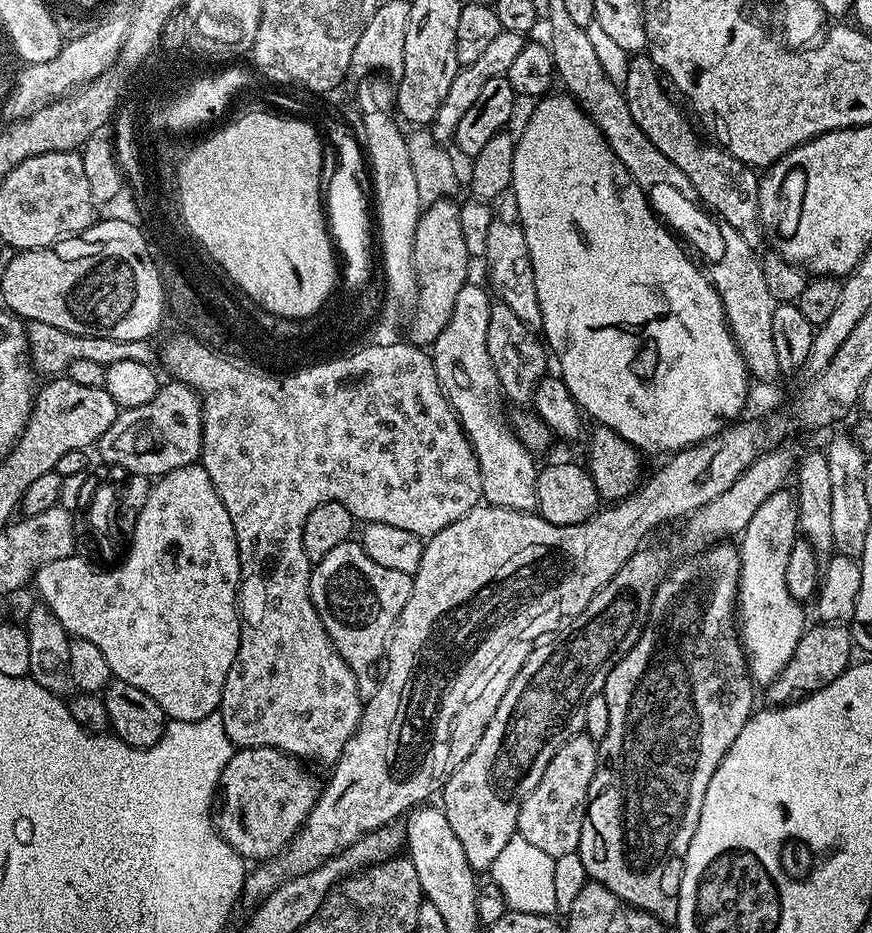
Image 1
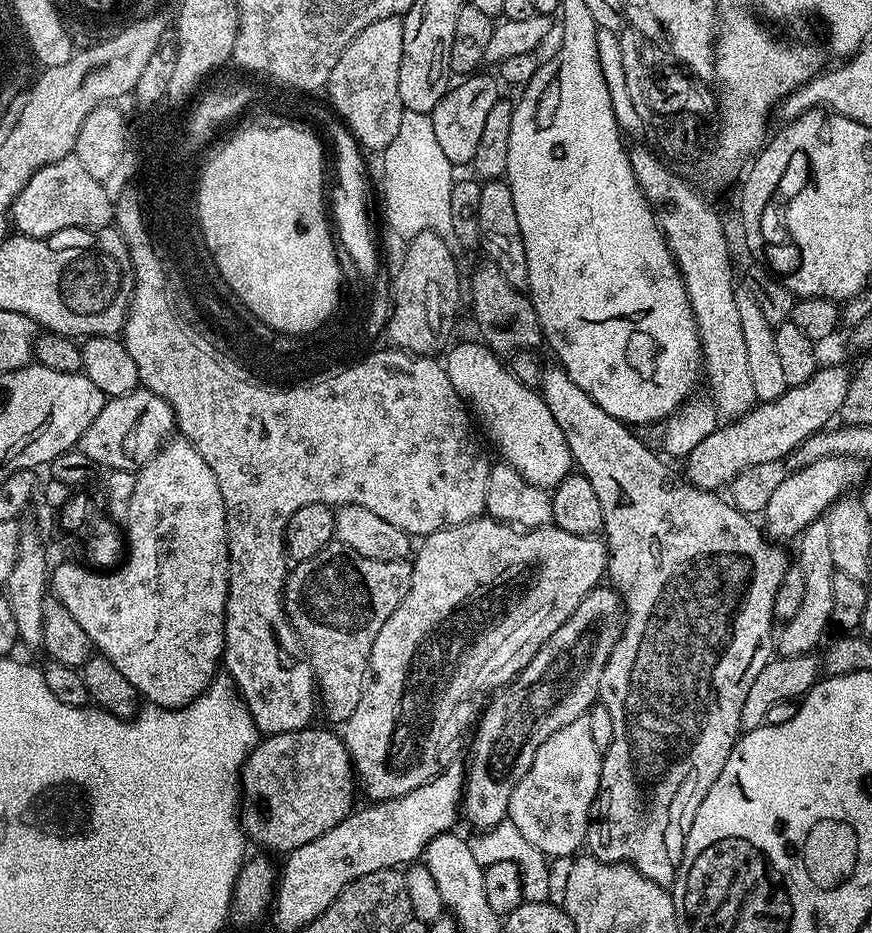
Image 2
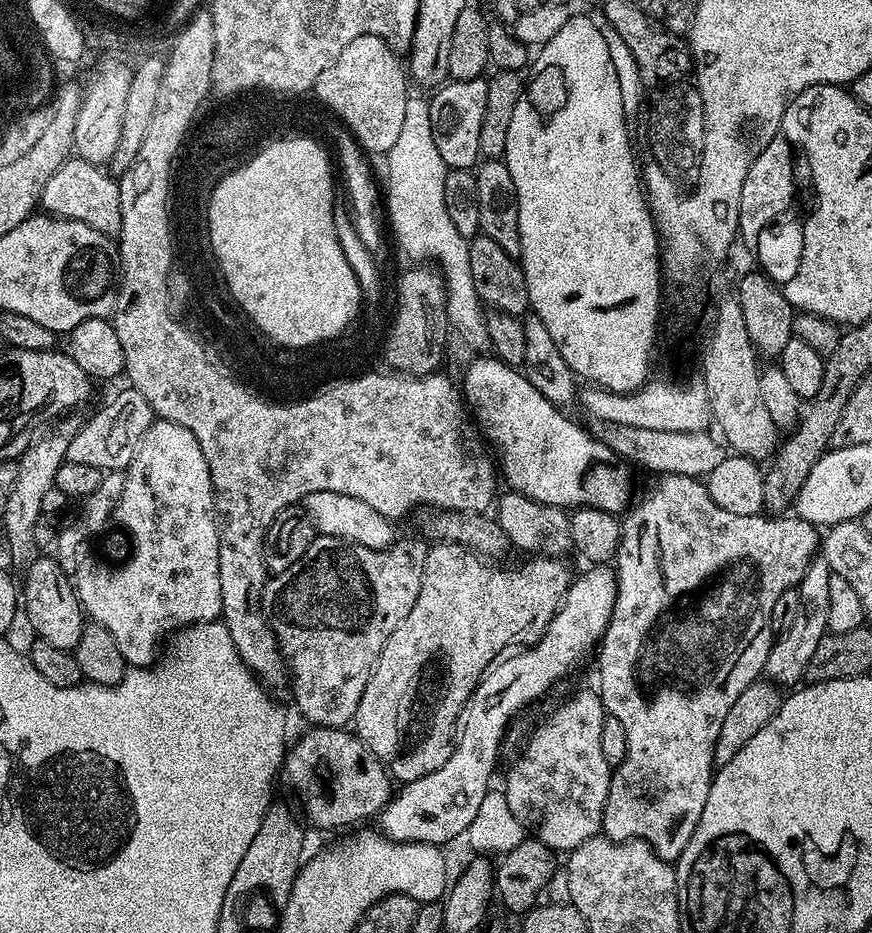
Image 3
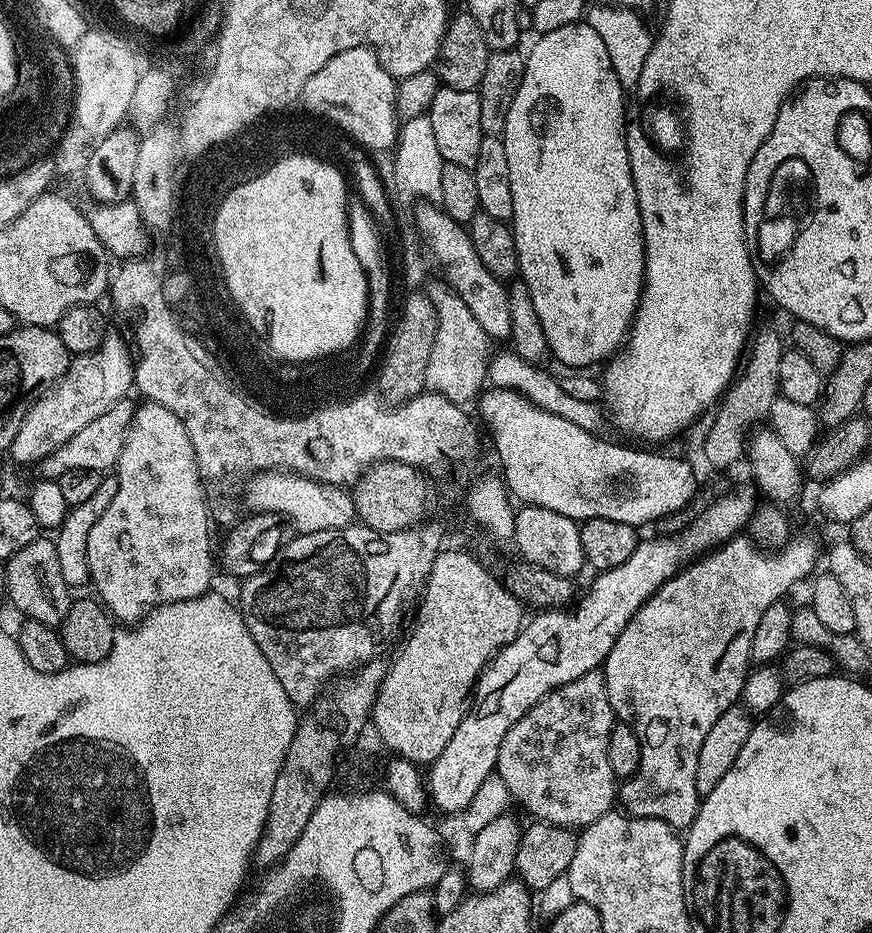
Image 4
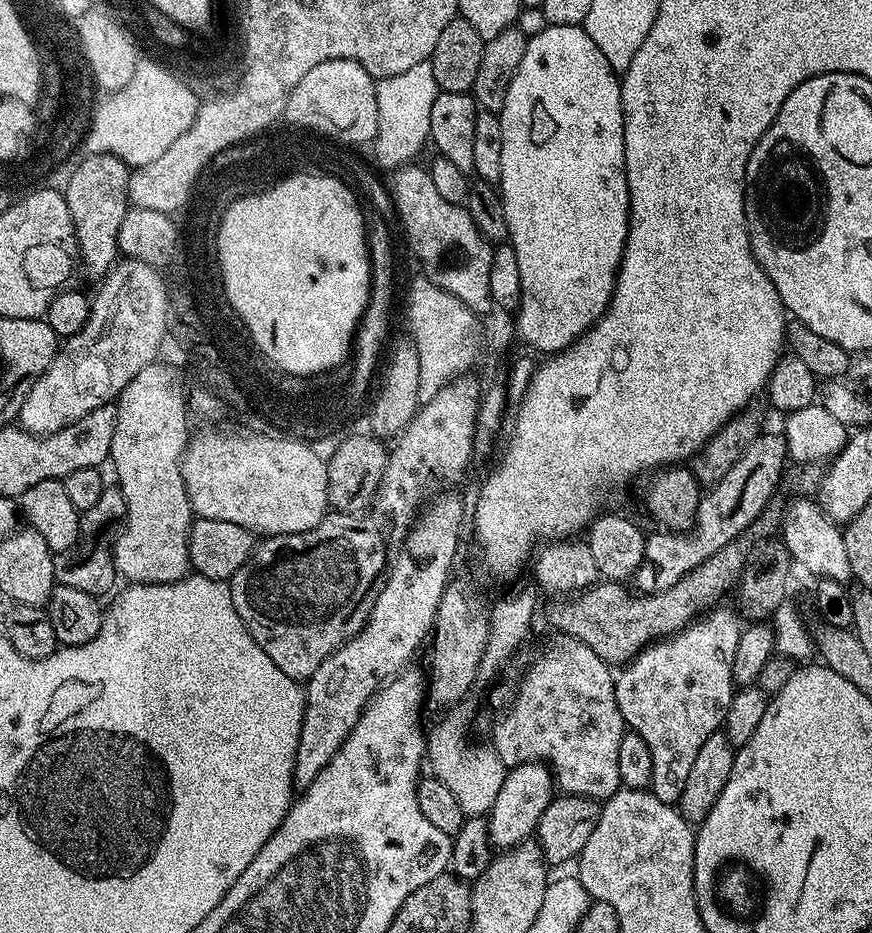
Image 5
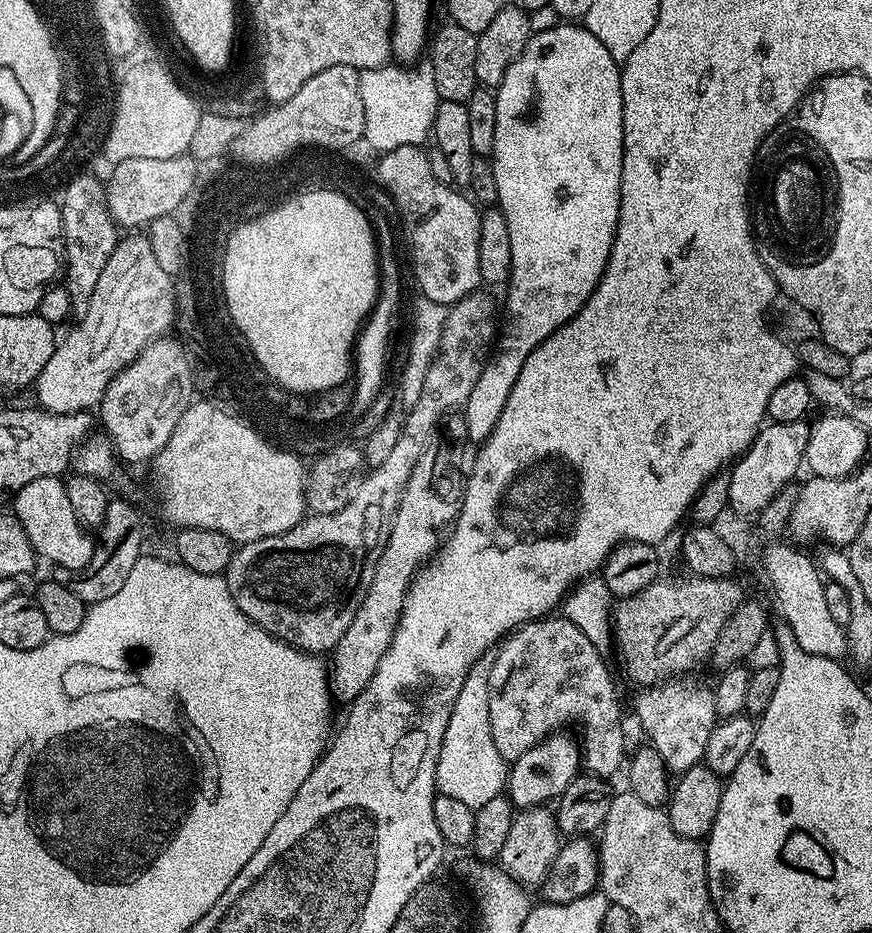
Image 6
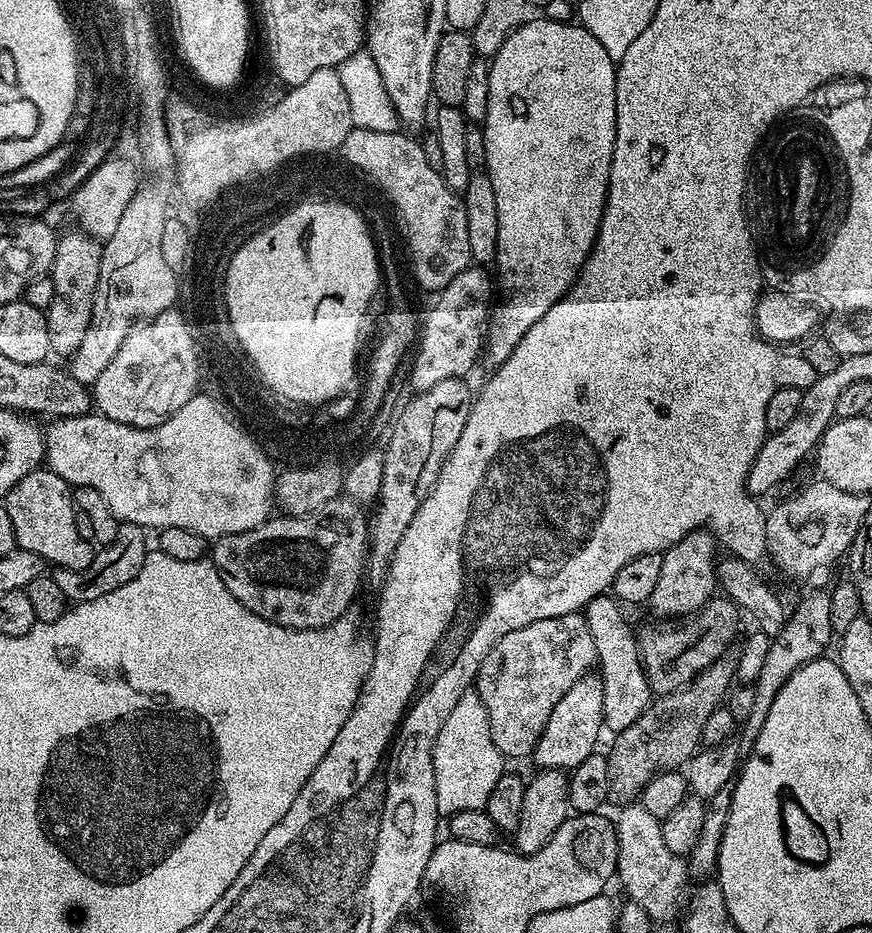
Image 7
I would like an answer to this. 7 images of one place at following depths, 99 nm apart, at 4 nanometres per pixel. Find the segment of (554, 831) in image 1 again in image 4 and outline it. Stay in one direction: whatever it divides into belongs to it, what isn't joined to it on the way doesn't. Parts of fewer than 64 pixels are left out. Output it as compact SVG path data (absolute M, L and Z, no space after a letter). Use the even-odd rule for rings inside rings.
M603 671L582 674L582 678L574 678L574 682L566 682L561 688L547 692L529 712L514 722L514 726L510 726L510 730L506 730L502 746L498 746L495 775L506 782L509 797L515 803L517 800L532 815L533 821L583 830L613 811L618 800L618 781L610 770L610 761L606 759L606 746L610 742L613 723L614 713Z

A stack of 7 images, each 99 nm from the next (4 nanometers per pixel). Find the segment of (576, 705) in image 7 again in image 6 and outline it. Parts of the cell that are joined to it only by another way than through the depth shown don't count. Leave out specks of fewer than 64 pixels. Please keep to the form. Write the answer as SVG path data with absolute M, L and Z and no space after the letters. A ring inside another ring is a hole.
M564 730L553 732L541 744L536 744L530 750L526 750L526 754L511 761L508 769L506 795L517 809L538 808L555 801L581 771L581 745L575 735L573 735L574 737L567 736L566 733L567 731Z

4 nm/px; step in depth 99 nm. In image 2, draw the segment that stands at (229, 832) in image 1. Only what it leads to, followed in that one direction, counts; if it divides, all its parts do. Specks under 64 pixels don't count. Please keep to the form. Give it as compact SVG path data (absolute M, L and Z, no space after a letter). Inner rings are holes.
M309 726L297 732L283 732L277 736L265 735L241 768L242 813L241 828L247 839L264 846L269 853L287 854L314 842L326 830L334 830L338 822L352 815L358 796L358 777L343 739L324 728Z

